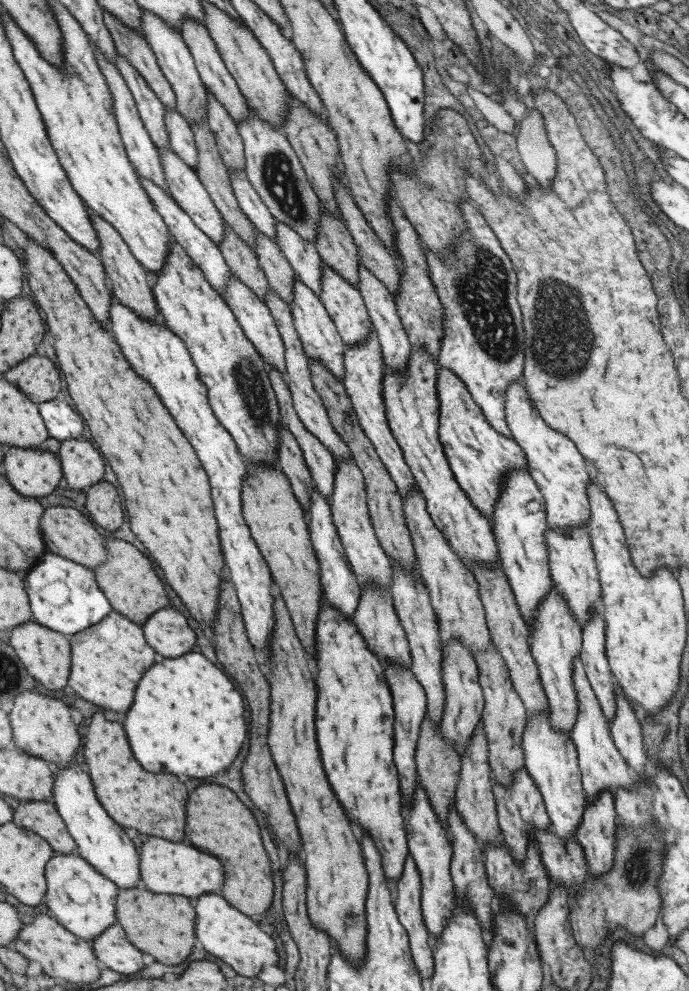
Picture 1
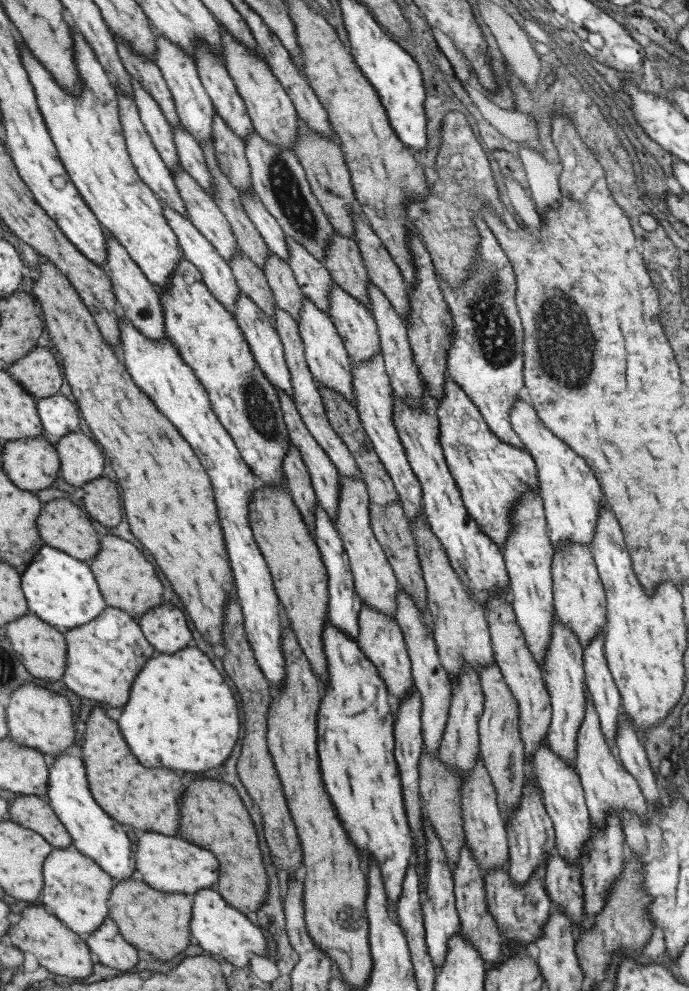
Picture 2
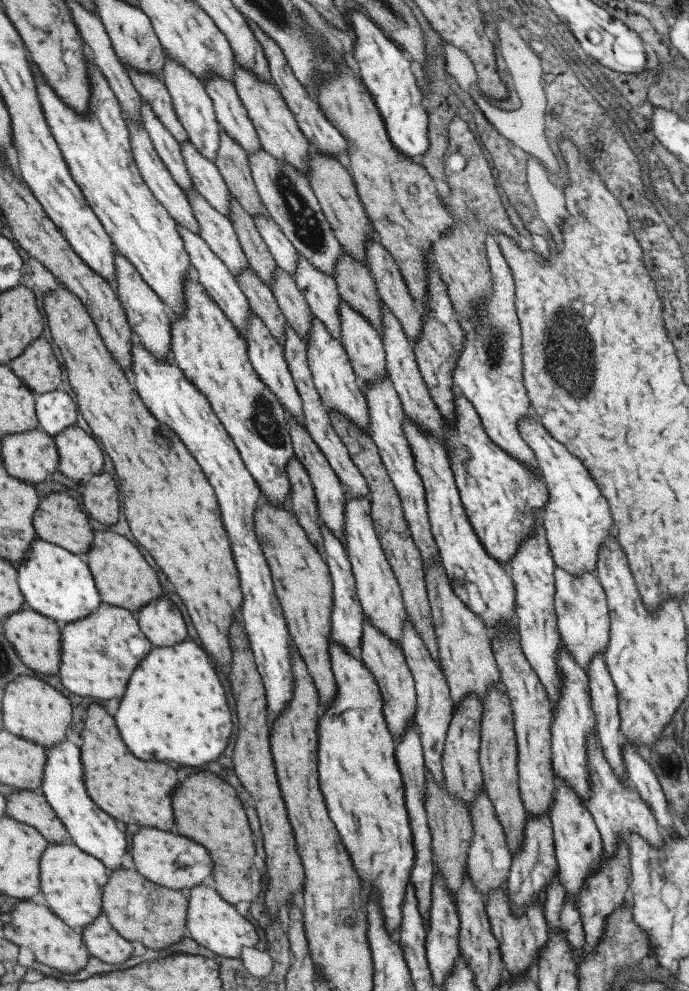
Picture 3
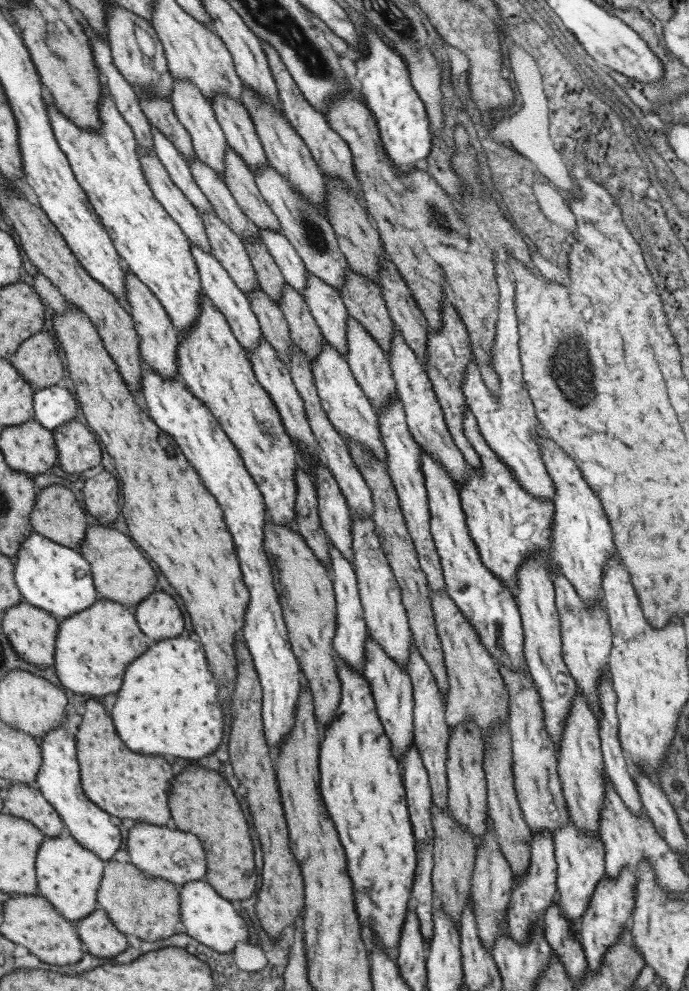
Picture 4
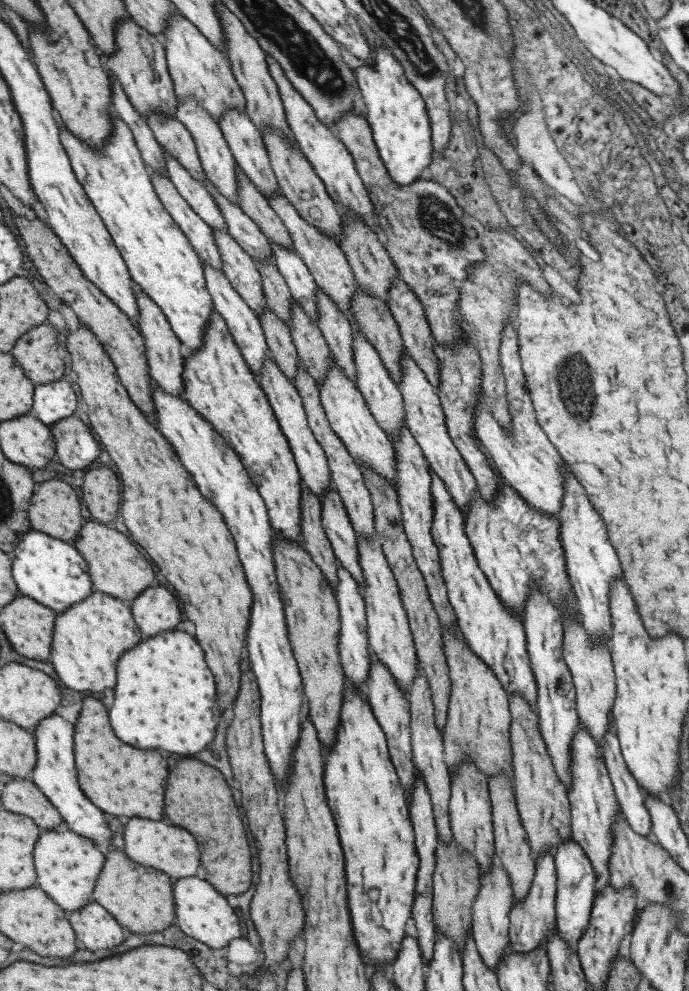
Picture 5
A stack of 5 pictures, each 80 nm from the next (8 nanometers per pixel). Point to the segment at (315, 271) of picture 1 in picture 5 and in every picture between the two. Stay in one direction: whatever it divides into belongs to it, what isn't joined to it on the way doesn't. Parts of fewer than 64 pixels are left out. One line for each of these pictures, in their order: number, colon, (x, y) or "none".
2: (313, 279)
3: (319, 291)
4: (324, 303)
5: (335, 328)

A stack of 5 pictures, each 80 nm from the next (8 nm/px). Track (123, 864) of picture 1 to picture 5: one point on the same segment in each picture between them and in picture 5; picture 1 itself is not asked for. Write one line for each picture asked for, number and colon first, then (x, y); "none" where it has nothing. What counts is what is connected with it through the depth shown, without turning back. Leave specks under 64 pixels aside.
2: (93, 834)
3: (90, 830)
4: (57, 779)
5: (54, 775)

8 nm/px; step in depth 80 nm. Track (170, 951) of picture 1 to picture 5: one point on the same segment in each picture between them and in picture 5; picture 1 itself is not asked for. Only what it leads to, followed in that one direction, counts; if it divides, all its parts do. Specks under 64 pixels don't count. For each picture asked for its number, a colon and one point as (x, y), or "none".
2: (158, 922)
3: (137, 909)
4: (136, 903)
5: (139, 898)

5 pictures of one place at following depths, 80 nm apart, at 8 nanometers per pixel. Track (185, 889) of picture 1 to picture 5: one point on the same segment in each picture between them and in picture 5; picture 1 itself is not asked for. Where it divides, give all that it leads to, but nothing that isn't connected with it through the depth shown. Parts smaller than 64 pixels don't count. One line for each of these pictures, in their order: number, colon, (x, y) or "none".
2: (169, 865)
3: (174, 862)
4: (177, 857)
5: (171, 850)

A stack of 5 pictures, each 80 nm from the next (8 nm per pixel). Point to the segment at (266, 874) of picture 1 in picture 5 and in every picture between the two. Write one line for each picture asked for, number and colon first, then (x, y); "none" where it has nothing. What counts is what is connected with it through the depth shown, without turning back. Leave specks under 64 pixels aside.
2: (212, 816)
3: (206, 809)
4: (200, 802)
5: (196, 789)

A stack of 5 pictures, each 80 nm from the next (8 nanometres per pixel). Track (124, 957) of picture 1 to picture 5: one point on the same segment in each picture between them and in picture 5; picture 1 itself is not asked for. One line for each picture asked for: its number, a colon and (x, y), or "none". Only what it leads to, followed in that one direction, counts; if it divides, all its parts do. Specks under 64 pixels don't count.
2: (106, 945)
3: (102, 941)
4: (99, 937)
5: (94, 927)

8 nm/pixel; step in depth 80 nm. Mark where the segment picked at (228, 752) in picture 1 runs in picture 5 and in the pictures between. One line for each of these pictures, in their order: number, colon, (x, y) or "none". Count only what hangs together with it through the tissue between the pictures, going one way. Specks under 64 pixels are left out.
2: (180, 714)
3: (174, 708)
4: (166, 705)
5: (164, 697)

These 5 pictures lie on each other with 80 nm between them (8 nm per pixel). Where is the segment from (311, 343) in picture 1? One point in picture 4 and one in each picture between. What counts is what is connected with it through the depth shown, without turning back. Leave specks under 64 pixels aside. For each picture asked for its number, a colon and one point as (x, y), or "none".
2: (327, 360)
3: (336, 383)
4: (347, 408)

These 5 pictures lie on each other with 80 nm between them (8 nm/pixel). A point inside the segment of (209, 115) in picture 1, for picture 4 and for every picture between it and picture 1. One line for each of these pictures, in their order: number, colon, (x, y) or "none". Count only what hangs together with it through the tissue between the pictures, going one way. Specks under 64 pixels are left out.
2: (229, 148)
3: (231, 160)
4: (239, 180)

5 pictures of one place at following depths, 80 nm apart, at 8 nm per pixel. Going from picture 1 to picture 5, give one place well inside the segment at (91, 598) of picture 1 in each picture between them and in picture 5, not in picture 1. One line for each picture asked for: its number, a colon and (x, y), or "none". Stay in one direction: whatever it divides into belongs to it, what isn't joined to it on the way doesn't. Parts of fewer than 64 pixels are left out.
2: (60, 590)
3: (53, 582)
4: (56, 579)
5: (51, 572)

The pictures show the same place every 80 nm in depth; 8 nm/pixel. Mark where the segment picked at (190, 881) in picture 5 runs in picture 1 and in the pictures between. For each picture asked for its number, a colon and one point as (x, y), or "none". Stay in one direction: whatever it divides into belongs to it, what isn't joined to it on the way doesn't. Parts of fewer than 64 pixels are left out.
1: (224, 932)
2: (218, 928)
3: (211, 922)
4: (211, 920)

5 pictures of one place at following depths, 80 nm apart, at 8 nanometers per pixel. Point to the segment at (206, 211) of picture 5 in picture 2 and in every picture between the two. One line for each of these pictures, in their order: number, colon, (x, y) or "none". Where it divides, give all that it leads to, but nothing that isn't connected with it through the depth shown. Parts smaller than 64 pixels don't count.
2: (159, 130)
3: (167, 148)
4: (170, 158)

